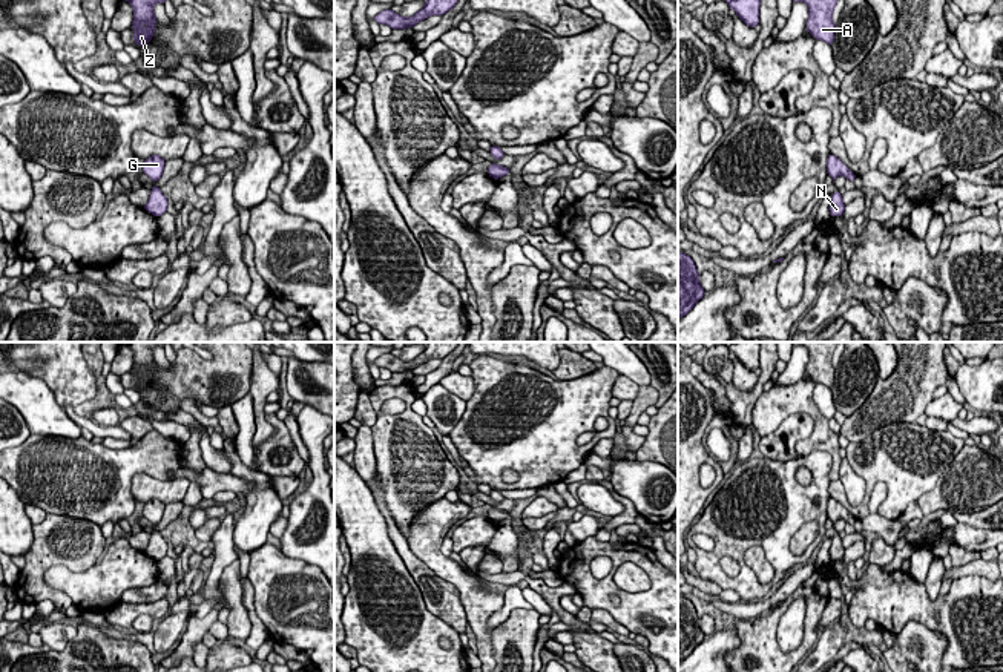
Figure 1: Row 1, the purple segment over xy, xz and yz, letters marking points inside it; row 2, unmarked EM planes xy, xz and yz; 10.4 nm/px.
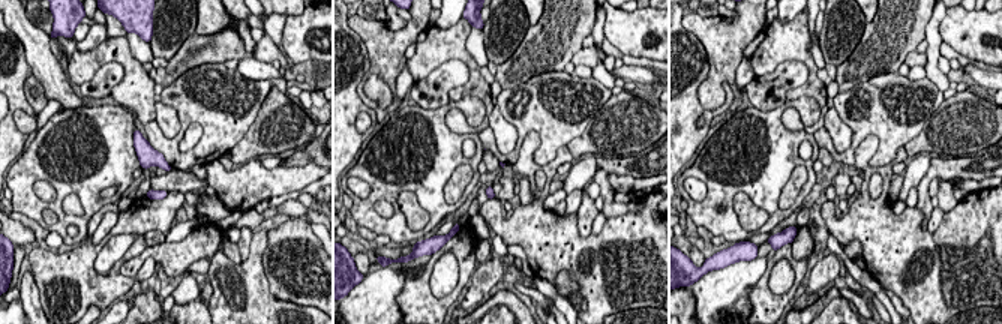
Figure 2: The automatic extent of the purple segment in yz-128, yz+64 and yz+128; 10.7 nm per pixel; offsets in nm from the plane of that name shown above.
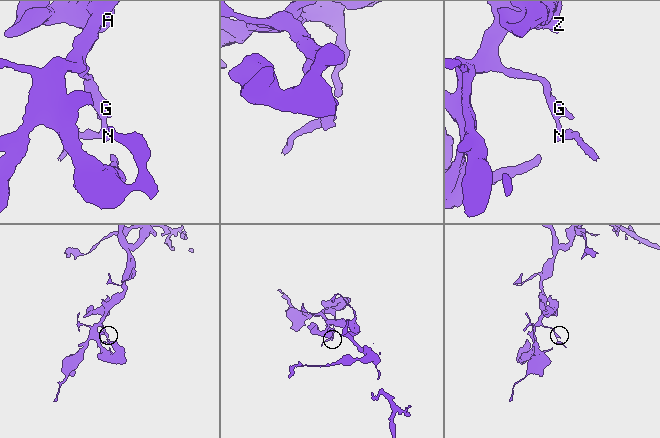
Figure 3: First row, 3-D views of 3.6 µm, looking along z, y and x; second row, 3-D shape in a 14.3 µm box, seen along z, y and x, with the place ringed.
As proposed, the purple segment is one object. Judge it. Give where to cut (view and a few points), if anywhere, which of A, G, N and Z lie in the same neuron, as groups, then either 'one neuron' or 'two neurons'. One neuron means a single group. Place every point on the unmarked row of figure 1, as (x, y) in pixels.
no cut | A G N Z | one neuron

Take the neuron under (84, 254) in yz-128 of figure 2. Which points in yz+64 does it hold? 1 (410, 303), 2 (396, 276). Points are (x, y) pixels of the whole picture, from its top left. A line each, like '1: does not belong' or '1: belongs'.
1: belongs
2: does not belong

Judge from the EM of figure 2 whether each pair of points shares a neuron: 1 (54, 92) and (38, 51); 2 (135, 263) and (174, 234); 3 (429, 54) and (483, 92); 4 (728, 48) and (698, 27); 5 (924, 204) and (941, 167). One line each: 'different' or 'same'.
1: same
2: different
3: same
4: same
5: same

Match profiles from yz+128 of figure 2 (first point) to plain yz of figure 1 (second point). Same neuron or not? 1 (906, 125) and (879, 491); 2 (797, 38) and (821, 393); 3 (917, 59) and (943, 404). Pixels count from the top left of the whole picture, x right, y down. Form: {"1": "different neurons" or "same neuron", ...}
{"1": "different neurons", "2": "different neurons", "3": "same neuron"}

